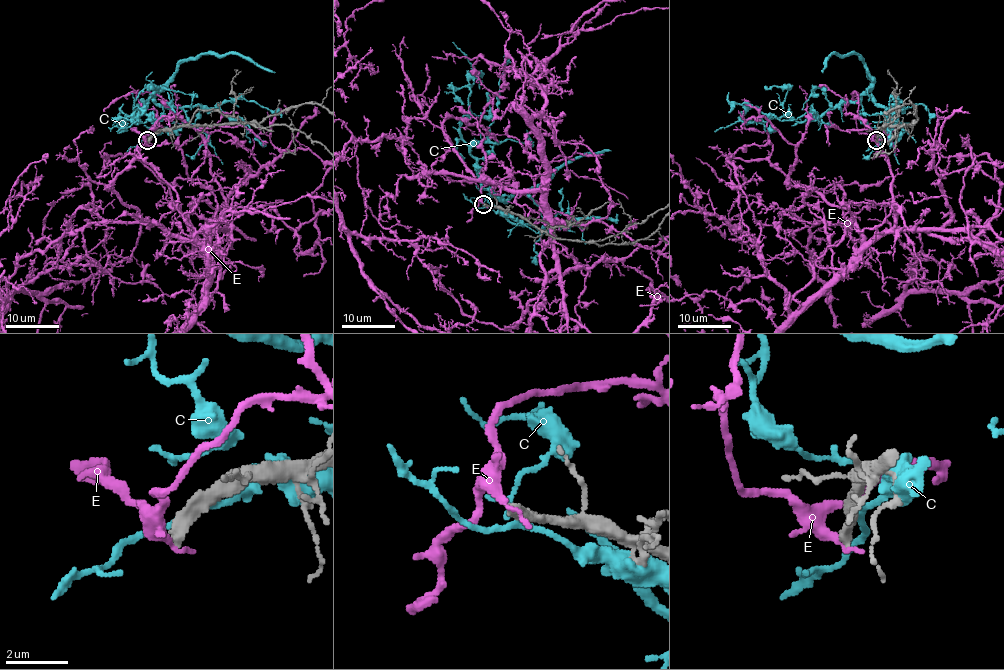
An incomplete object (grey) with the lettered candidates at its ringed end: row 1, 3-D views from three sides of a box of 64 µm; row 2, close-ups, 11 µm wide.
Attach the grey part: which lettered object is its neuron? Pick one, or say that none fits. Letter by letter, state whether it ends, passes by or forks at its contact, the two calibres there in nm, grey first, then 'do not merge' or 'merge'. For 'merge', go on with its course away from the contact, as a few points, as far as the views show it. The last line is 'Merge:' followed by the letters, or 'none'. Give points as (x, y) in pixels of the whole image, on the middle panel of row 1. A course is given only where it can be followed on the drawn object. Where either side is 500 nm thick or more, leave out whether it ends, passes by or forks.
C: 550/190 nm | do not merge
E: it ends | 360/320 nm | do not merge
Merge: none

